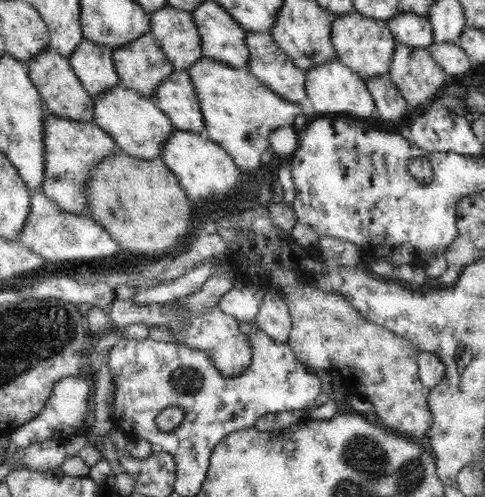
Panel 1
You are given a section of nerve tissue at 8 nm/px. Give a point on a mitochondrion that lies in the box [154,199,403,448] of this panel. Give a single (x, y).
(189, 380)

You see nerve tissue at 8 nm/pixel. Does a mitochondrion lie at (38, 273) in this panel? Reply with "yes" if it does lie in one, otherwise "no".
no

